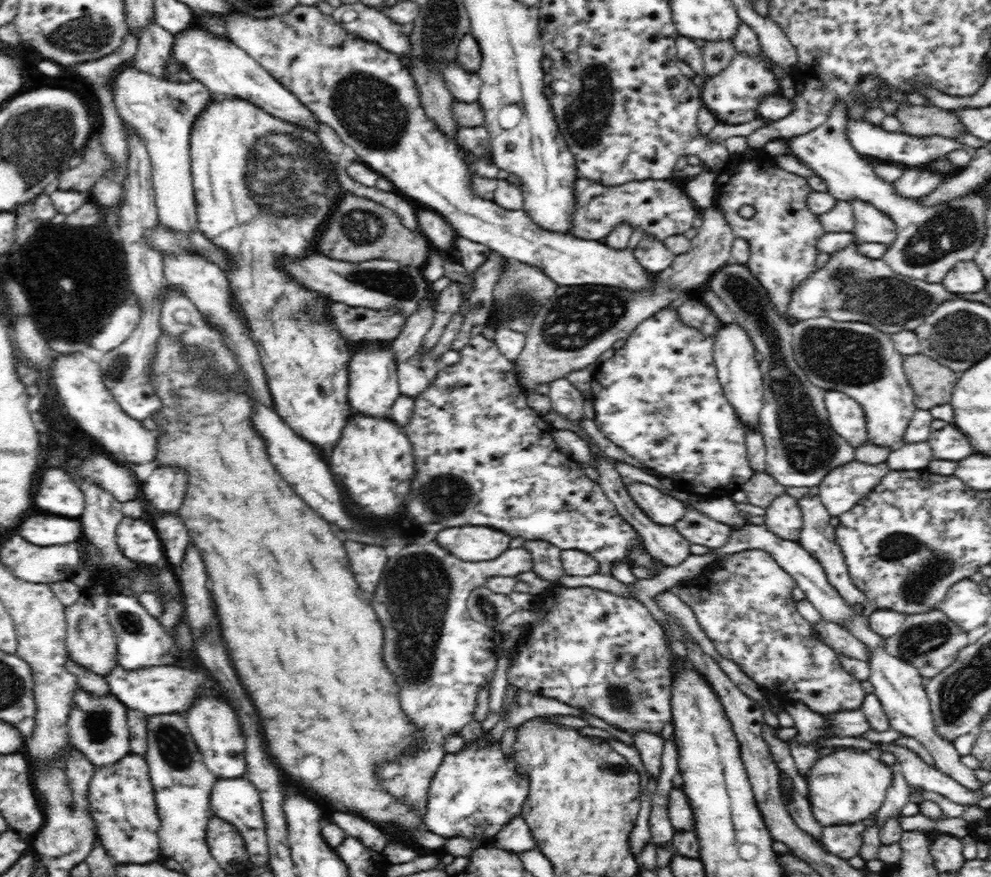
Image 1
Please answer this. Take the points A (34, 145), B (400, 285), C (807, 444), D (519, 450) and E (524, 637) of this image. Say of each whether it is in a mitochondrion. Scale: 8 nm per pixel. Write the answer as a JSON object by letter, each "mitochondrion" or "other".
{"A":"mitochondrion","B":"mitochondrion","C":"mitochondrion","D":"other","E":"other"}

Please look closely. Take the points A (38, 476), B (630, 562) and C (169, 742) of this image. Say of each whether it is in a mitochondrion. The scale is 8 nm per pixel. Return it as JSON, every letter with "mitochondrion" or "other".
{"A":"other","B":"other","C":"mitochondrion"}

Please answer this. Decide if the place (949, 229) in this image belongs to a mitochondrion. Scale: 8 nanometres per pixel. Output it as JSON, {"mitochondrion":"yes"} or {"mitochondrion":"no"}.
{"mitochondrion":"yes"}

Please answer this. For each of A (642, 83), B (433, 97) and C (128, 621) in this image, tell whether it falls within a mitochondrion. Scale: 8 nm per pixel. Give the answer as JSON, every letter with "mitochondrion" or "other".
{"A":"other","B":"mitochondrion","C":"mitochondrion"}

